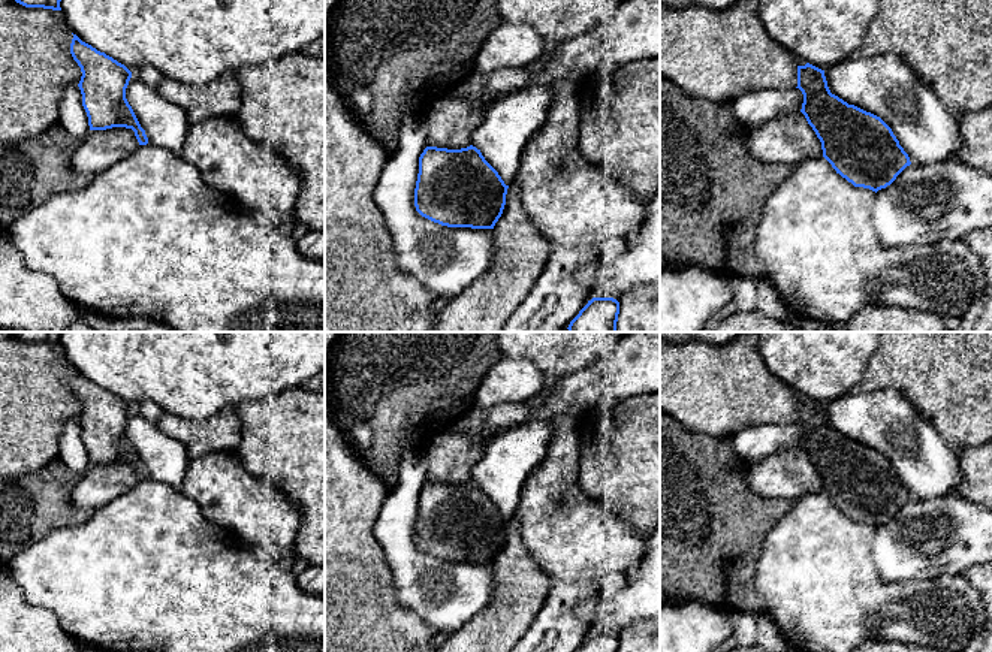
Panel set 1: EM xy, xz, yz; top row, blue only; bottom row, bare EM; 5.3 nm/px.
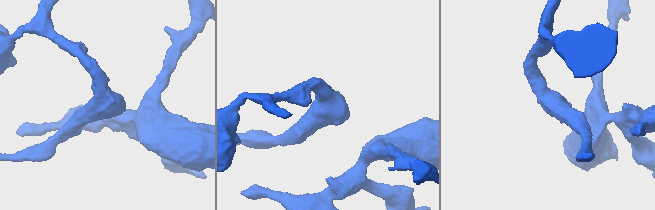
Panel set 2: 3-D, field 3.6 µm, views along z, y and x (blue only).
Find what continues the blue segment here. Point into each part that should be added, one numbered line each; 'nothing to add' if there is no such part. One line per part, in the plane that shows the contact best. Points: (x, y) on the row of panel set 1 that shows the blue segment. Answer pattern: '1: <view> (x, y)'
1: xy (99, 150)

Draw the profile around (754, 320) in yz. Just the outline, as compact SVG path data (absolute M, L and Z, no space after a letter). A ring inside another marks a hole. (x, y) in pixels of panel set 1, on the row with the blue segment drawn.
M757 308L748 313L735 313L720 320L714 326L715 332L794 332L794 329L783 322L765 316Z

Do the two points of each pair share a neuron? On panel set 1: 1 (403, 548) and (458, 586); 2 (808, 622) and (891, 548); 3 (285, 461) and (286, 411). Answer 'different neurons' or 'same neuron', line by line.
1: same neuron
2: different neurons
3: same neuron

